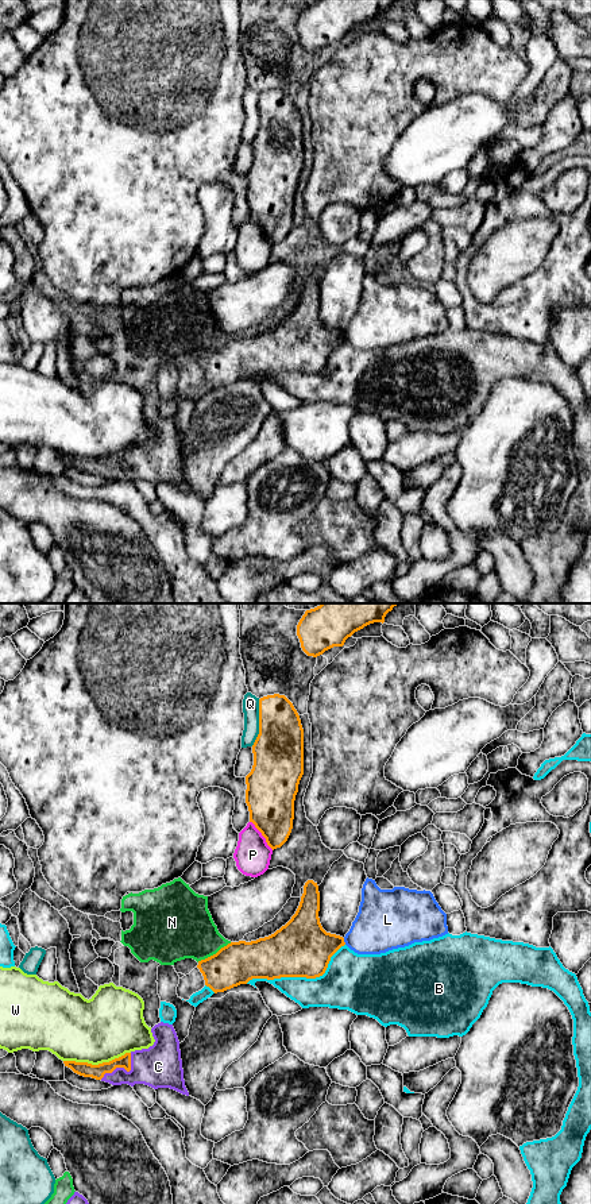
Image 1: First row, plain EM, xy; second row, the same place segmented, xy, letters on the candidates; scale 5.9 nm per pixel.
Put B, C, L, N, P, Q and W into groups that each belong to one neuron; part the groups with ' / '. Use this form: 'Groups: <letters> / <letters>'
Groups: B / C / L / N / P / Q / W

